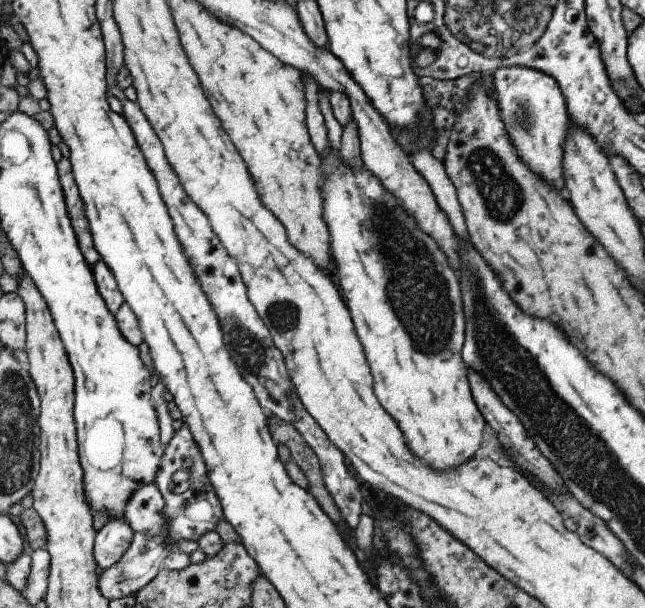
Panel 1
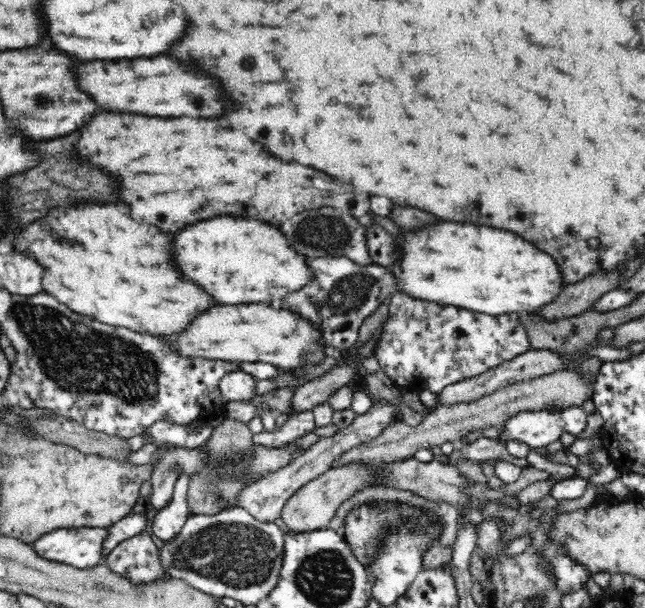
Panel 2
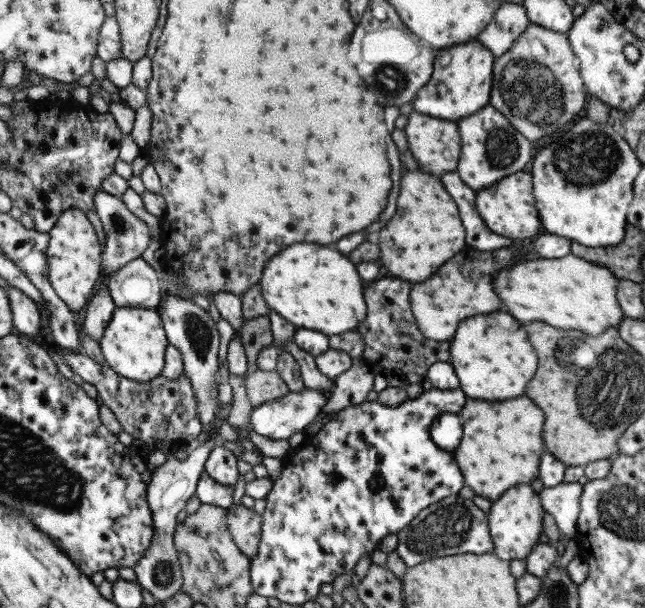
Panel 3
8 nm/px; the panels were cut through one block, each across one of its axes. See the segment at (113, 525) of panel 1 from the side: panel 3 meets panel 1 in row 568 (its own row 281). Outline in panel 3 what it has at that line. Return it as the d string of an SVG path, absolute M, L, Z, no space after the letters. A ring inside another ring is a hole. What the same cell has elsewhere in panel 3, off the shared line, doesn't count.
M103 190L103 192L99 192L97 198L95 198L95 208L97 208L97 216L99 216L101 222L103 222L105 234L107 234L107 242L105 242L107 252L103 254L103 260L105 260L105 262L103 262L103 264L105 264L105 276L101 278L101 284L97 286L97 292L93 294L93 298L89 300L89 304L87 304L87 308L85 308L85 312L83 312L81 316L83 316L83 326L85 326L87 334L89 334L93 340L101 342L101 340L105 338L105 332L107 332L107 328L109 328L115 312L117 312L117 302L115 302L113 296L109 294L107 284L109 284L109 280L113 278L113 274L115 274L117 270L121 270L125 264L129 264L129 262L145 256L147 248L153 244L153 236L151 236L149 224L147 224L145 220L141 220L133 210L129 210L127 204L123 202L123 198L117 198L117 196L113 196L113 194L109 194L109 192Z

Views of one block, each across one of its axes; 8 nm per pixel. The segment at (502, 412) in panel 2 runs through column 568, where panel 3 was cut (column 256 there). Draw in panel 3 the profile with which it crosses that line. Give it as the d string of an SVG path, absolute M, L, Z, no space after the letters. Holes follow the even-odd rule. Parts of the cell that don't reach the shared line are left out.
M255 372L247 376L247 392L249 392L249 400L253 402L255 408L269 404L269 402L277 402L281 398L287 398L291 394L289 386L285 384L285 380L281 378L279 372Z

